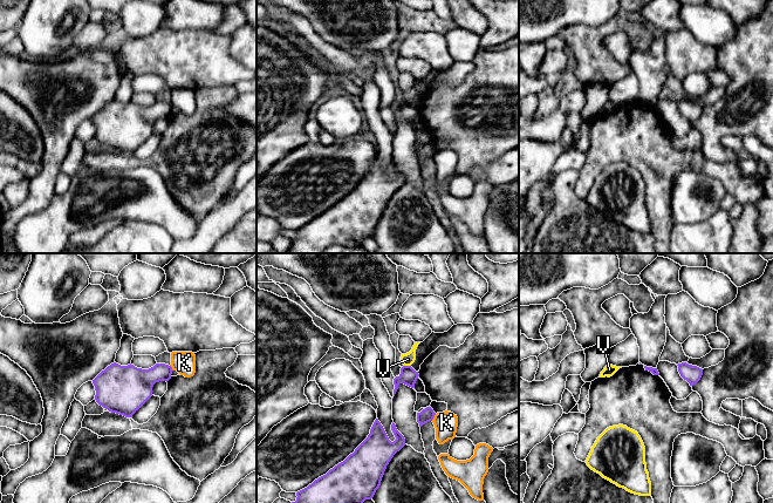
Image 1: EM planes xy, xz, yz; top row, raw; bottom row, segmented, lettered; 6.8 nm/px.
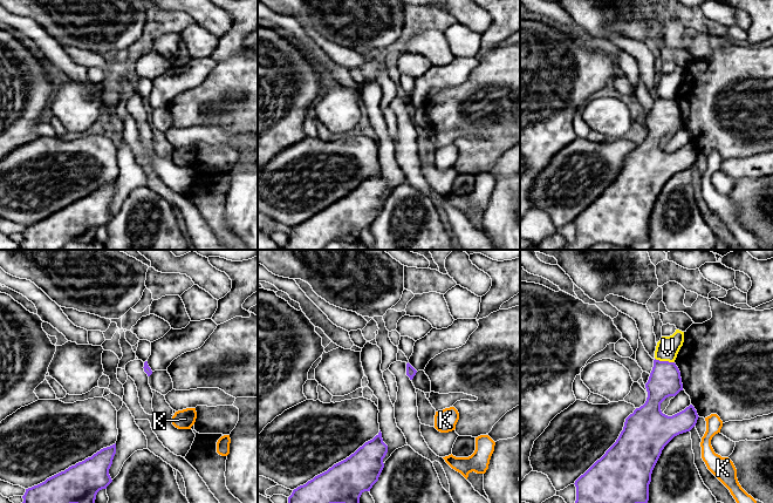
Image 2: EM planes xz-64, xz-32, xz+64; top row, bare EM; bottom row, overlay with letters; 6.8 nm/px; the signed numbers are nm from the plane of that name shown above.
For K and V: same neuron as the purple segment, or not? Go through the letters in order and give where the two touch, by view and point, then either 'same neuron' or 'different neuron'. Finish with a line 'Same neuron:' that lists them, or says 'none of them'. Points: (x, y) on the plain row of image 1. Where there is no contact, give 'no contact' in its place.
K: xz (433, 154) | different neuron
V: xz (408, 103) | different neuron
Same neuron: none of them

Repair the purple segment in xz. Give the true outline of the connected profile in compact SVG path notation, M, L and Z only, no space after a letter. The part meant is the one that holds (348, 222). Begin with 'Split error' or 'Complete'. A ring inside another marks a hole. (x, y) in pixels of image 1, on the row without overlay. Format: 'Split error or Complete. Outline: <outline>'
Complete. Outline: M376 156L370 171L353 191L326 212L296 230L296 238L292 239L292 246L287 253L322 253L330 245L361 246L363 239L371 237L379 225L386 203L394 192L405 183L405 176L394 159L391 168L396 175L394 179L389 177L383 163Z

